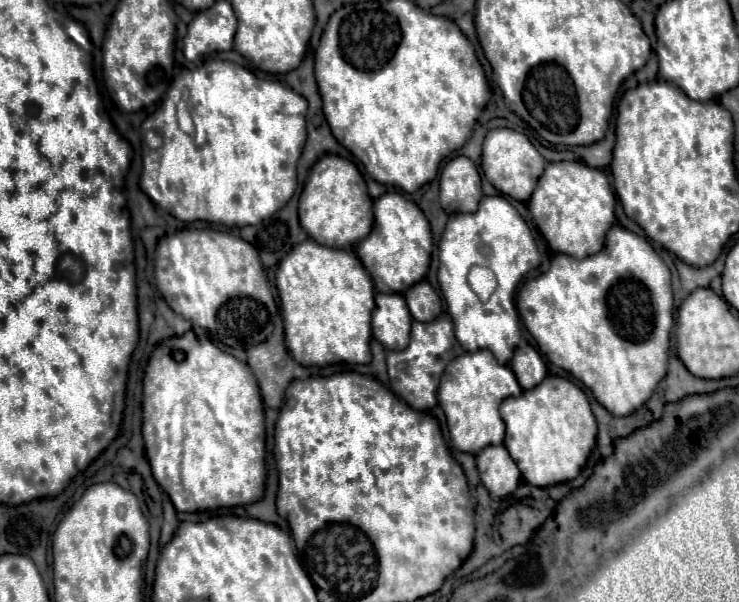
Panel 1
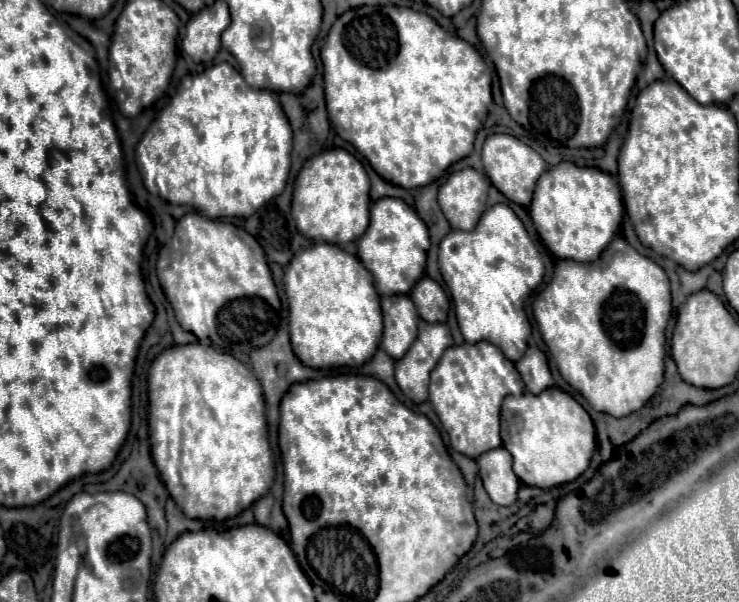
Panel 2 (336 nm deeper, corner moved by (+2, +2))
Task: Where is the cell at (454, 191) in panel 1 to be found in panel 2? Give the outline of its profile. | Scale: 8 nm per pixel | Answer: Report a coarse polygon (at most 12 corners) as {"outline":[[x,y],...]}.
{"outline":[[474,168],[448,176],[438,204],[452,228],[472,230],[488,180]]}

